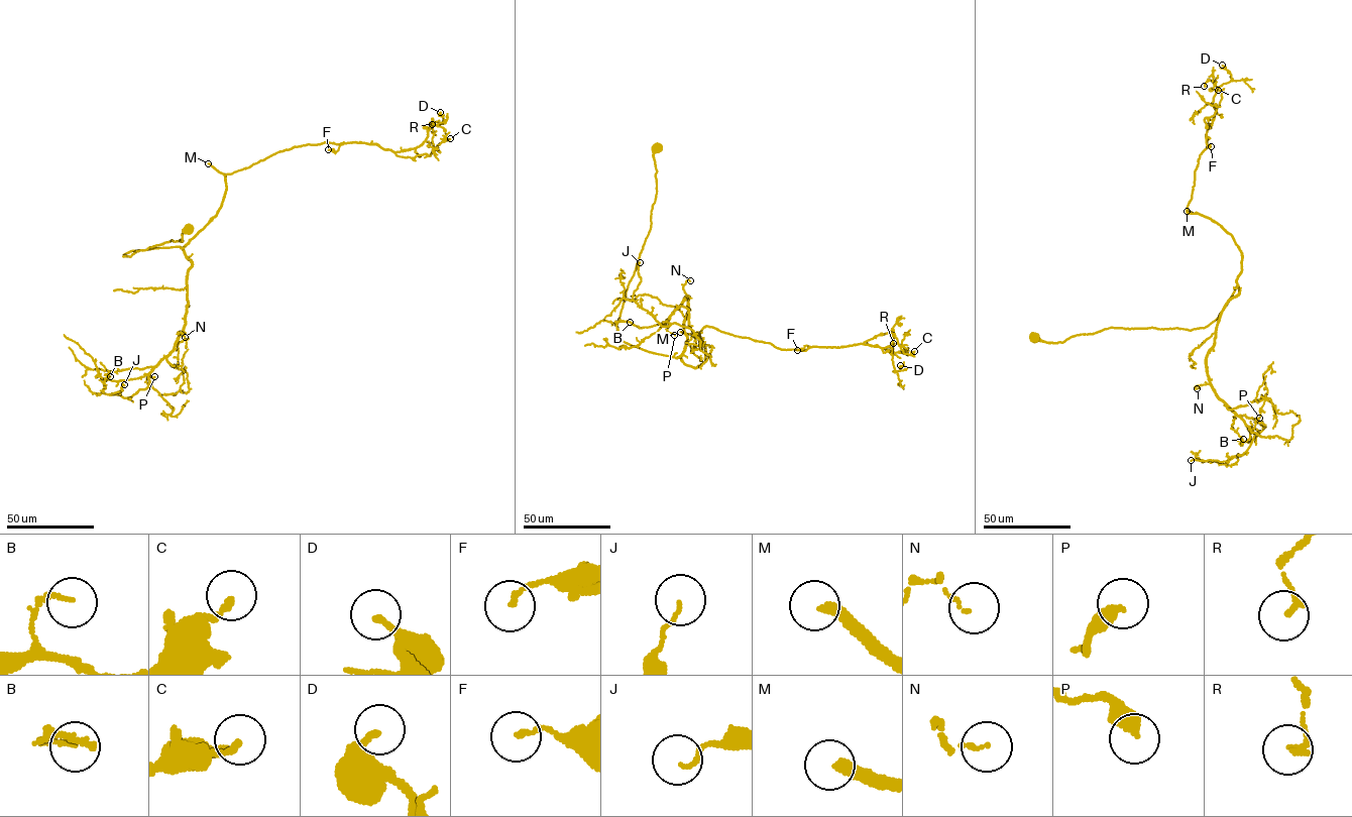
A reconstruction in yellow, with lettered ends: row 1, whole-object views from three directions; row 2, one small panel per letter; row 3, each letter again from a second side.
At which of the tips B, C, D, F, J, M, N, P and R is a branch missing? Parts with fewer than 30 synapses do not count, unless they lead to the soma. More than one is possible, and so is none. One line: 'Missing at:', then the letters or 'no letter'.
Missing at: M

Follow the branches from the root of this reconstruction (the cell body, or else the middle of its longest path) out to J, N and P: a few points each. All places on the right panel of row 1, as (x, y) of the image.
J: (1033, 336), (1205, 327), (1238, 286), (1206, 371), (1254, 436), (1228, 461), (1191, 460)
N: (1033, 336), (1057, 343), (1110, 327), (1205, 327), (1237, 286), (1207, 356), (1209, 383), (1197, 388)
P: (1033, 336), (1057, 343), (1110, 327), (1205, 327), (1237, 286), (1206, 371), (1250, 429), (1259, 418)

